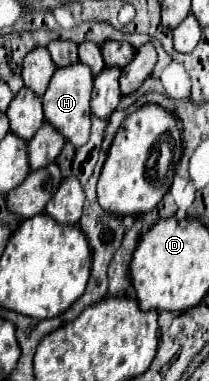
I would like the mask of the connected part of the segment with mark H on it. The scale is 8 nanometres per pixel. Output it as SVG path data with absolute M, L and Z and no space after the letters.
M72 64L66 68L58 68L50 80L50 86L46 94L42 96L44 106L44 118L48 124L52 124L70 144L82 146L88 142L90 136L90 92L92 92L94 76L88 66L84 64Z

